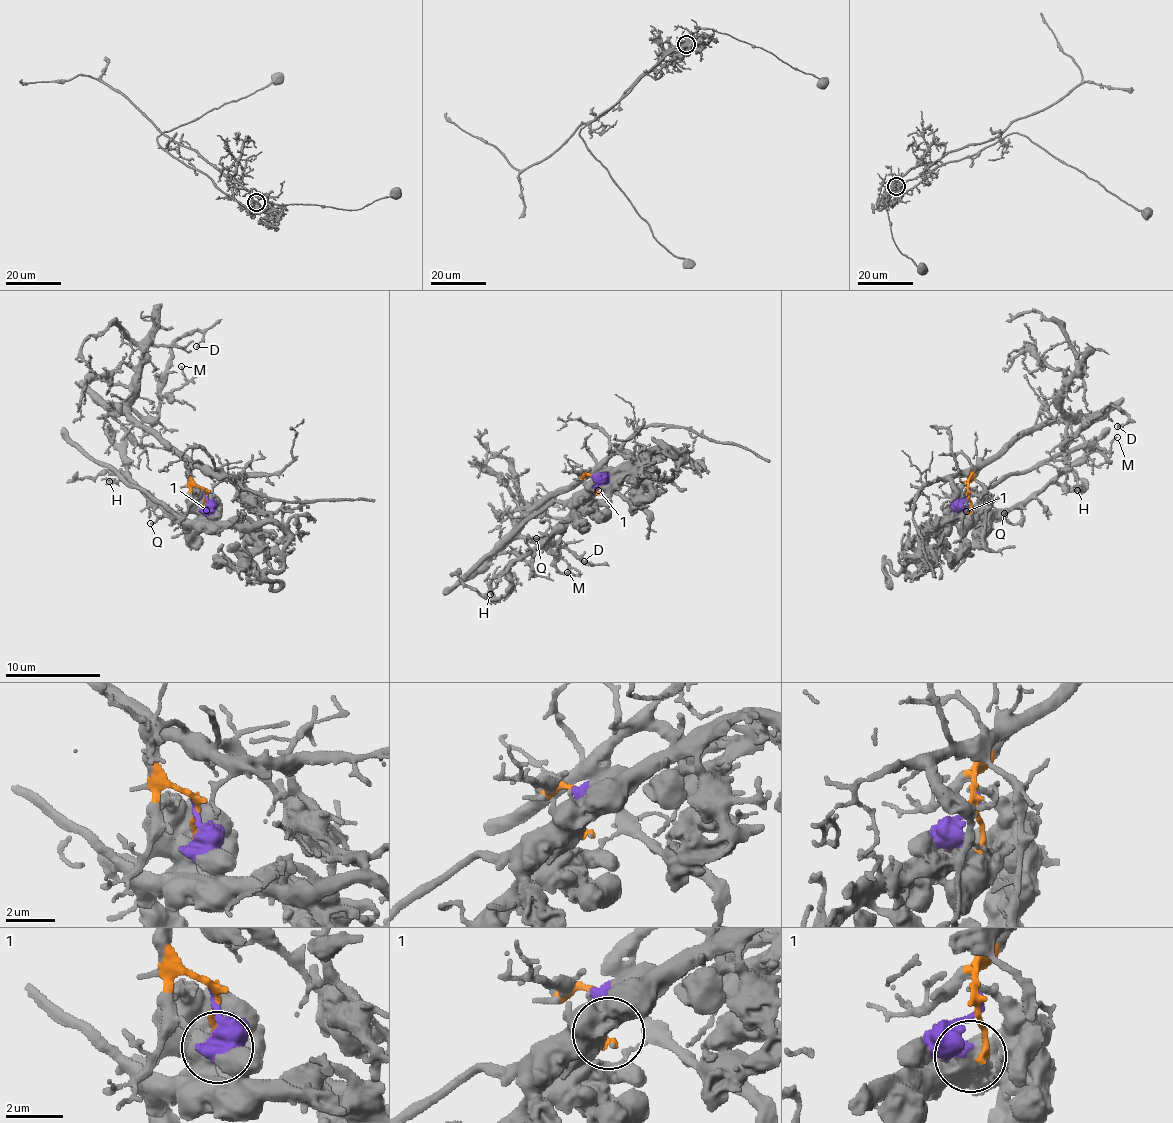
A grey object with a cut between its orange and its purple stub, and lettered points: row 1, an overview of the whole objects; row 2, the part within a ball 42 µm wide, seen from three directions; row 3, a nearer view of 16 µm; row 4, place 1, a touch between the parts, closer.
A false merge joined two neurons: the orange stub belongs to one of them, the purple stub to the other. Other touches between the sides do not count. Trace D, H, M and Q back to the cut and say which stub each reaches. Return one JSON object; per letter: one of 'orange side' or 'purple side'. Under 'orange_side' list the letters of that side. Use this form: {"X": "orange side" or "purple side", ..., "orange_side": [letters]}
{"D": "orange side", "H": "purple side", "M": "orange side", "Q": "purple side", "orange_side": ["D", "M"]}

